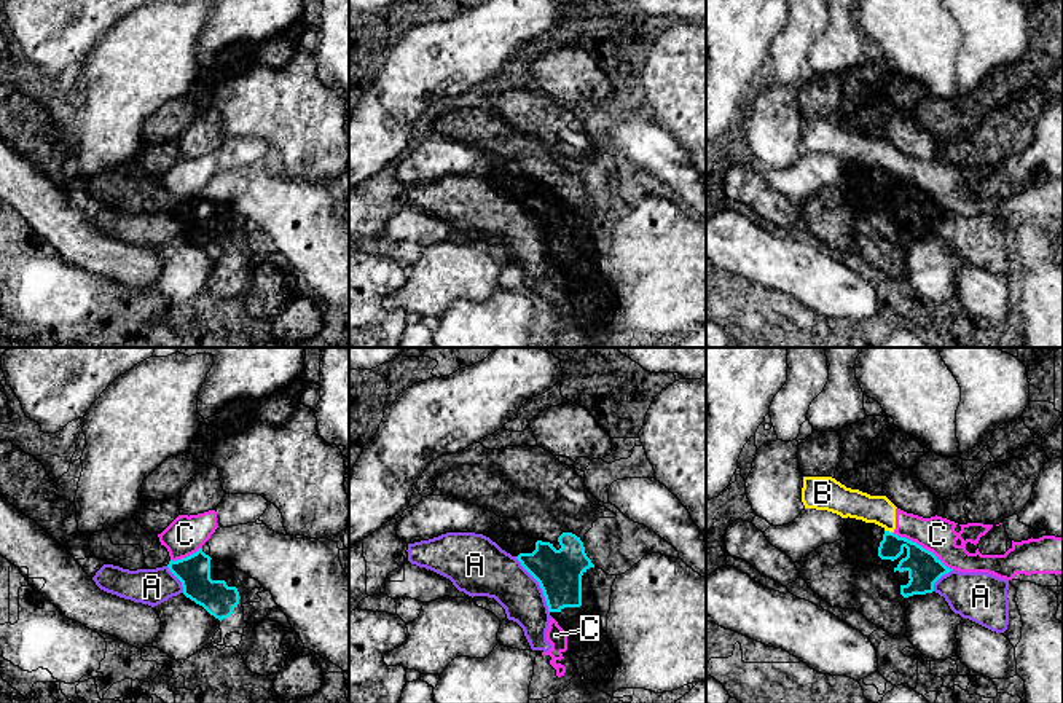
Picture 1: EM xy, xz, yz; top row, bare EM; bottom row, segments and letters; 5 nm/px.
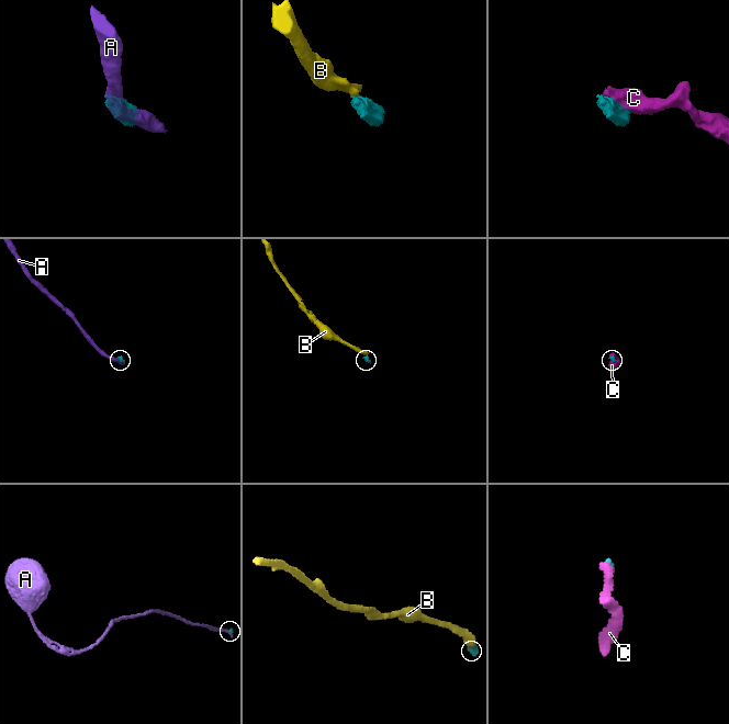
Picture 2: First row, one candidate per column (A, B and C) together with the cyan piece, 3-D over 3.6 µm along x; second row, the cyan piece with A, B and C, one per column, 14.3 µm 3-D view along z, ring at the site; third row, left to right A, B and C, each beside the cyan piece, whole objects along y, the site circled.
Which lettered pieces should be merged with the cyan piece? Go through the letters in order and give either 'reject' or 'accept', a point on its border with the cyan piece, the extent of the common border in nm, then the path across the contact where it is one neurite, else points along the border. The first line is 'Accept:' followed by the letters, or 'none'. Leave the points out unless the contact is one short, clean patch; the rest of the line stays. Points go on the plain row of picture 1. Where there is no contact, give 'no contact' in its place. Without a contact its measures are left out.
Accept: none
A: reject; contact xz (539, 227); length 340 nm; border xz (515, 200), (537, 225), (549, 255)
B: reject; contact yz (888, 174); length 50 nm; border yz (885, 172), (893, 176)
C: reject; contact yz (921, 190); length 360 nm

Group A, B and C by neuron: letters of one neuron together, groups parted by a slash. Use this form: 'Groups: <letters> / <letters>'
Groups: A / B C

